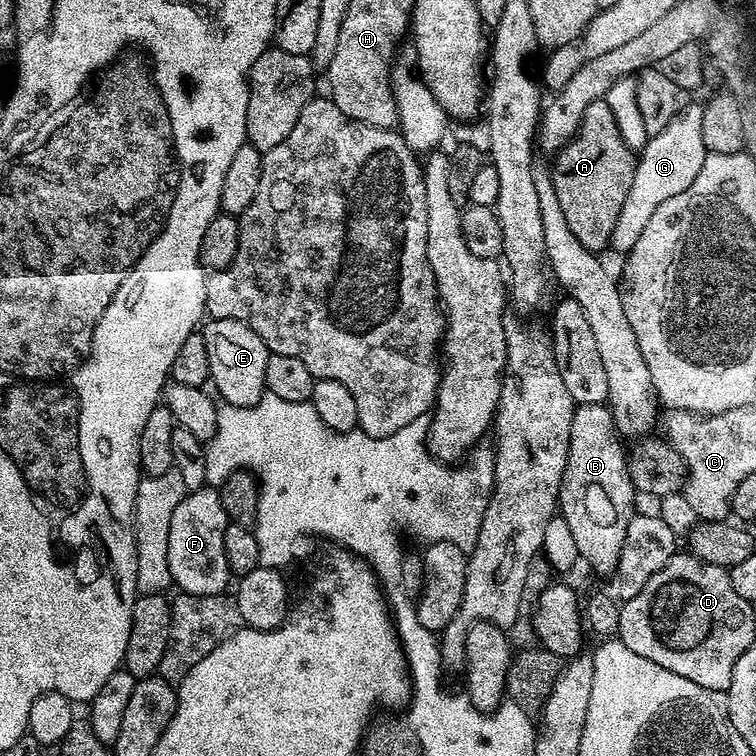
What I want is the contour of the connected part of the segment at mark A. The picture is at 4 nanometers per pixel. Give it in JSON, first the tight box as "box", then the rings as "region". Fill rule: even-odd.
{"box":[550,100,636,253],"region":[[[603,100],[590,102],[582,114],[580,128],[572,141],[555,153],[550,169],[559,205],[574,237],[592,253],[599,253],[600,244],[607,245],[622,210],[623,198],[636,173],[633,153],[622,142],[610,106]]]}

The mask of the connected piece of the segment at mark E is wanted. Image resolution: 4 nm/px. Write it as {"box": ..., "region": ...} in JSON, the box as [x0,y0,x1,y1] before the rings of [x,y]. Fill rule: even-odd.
{"box":[202,318,270,408],"region":[[[234,318],[209,319],[203,325],[202,335],[206,342],[206,355],[210,358],[208,378],[211,387],[216,387],[215,395],[220,395],[223,403],[238,408],[257,404],[266,394],[266,362],[270,355],[266,342],[262,342],[246,322],[238,322]]]}

